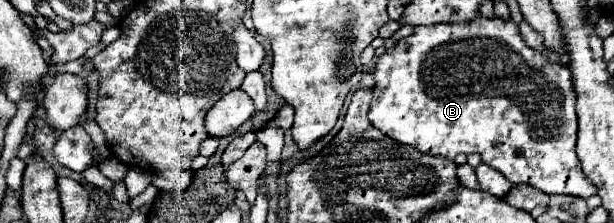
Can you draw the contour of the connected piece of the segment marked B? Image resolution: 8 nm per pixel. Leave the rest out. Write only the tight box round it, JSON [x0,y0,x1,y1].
[369,16,597,196]

